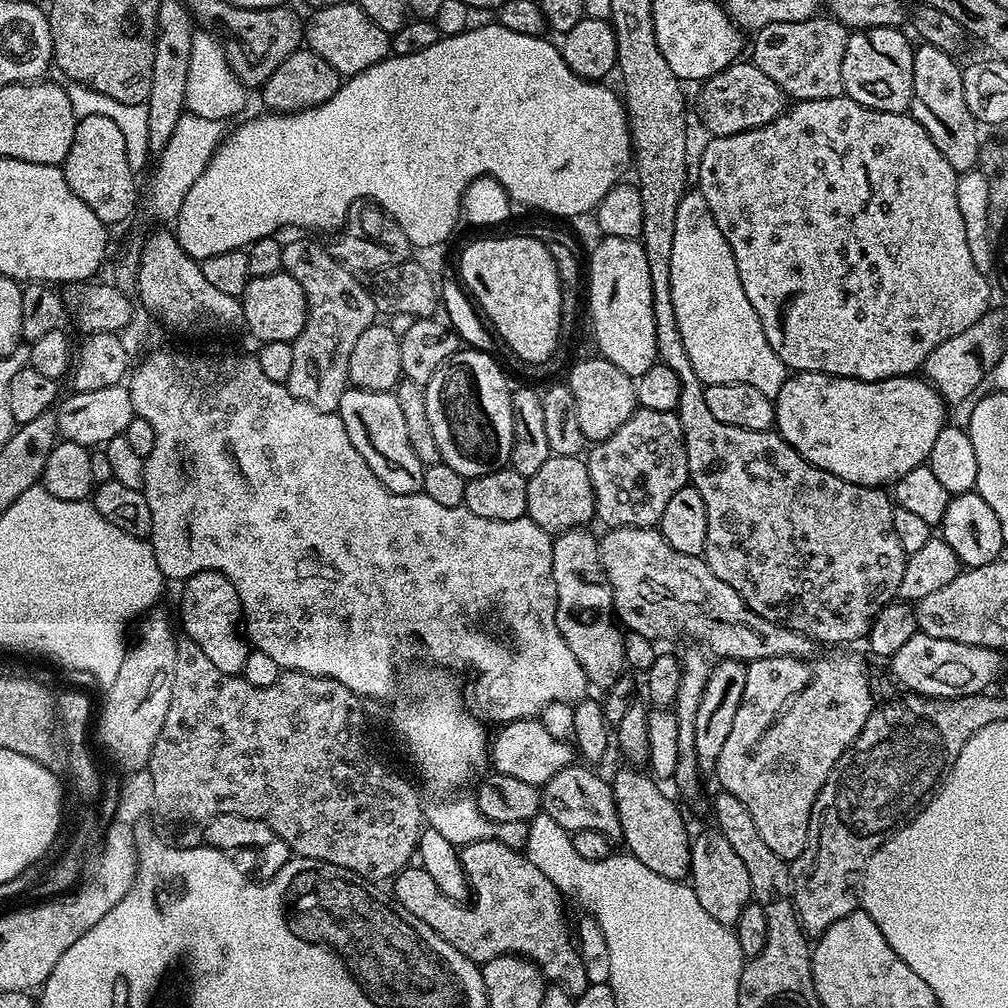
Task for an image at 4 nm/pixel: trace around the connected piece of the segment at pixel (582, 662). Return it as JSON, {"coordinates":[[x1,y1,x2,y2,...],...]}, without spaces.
{"coordinates":[[584,528,559,533,552,542,556,625,593,689,607,690,625,671,624,638,612,607,612,587,604,579,597,537]]}

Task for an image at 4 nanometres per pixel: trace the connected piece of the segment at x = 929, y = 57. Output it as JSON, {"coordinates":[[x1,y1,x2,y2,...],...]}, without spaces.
{"coordinates":[[921,43,913,51,914,74,912,75,911,116,930,134,930,142,938,146,942,158,950,162,957,174,970,172,977,167,980,160,980,132,970,106,962,94,962,68,950,55,938,46]]}

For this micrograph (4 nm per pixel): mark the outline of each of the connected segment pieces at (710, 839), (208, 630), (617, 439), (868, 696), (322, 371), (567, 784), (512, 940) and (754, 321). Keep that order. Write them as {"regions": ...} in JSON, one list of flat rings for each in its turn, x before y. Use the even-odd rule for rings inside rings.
{"regions":[[[715,830,704,832,692,840,690,883,698,902,702,902,702,910,719,924,735,925,742,910,752,900,750,877,746,874,742,858,738,858,730,842,726,842,726,838,722,838,722,834]],[[214,570,194,574,189,580,183,581,181,588,184,588,180,592,180,620,184,623,183,635,193,640,198,650,202,650,202,654,206,654,206,658,210,658,210,662,214,662,214,666,222,670,222,674,241,675,246,666,250,644,242,635,238,590,234,590,232,583,221,572]],[[637,407,631,418,618,426,618,430,614,430,605,440,595,441,587,449,586,463,594,494,595,519,601,520,605,529,656,528,670,498,674,498,674,494,678,494,678,490,689,483,682,422,676,417,675,411]],[[848,650,841,652,844,652,841,656,821,655,809,660,783,656,751,661,747,665,746,693,773,696,780,712,773,716,768,712,756,712,760,708,759,702,745,698,738,714,734,714,734,726,730,726,730,734,722,745,722,754,718,754,714,776,720,779,719,787,734,794,734,798,738,798,738,802,750,810,750,818,754,818,754,826,758,826,758,834,762,834,766,846,789,862,796,860,798,854,806,850,814,802,830,770,834,770,840,755,854,742,854,738,858,738,874,707,872,684,868,681,868,668,863,658,851,656]],[[308,239,312,240,287,241,282,250,282,269,290,274,290,278,294,278,294,282,298,282,298,286,302,286,302,294,306,296,308,303,308,313,302,330,296,335,295,340,291,341,294,362,286,387,291,396,314,406,314,410,336,412,342,402,342,394,350,387,348,382,350,350,354,350,354,342,358,342,362,330,377,323,378,313,372,301,371,291,365,285,363,288,356,281,359,279,339,260,335,260,323,243,320,245,316,241,319,239]],[[569,766,558,770,554,778,542,785,542,812,561,821,570,833,576,832,579,828,589,828,598,830,613,842,619,841,620,823,611,783,605,777,603,780,602,777,595,776,591,767,576,767]],[[472,840,465,844,468,845,459,849,459,857,468,879,470,902,456,903,444,897,424,868,409,866,403,868,390,884,397,902,401,904,399,907,408,916,426,922,426,926,430,926,439,936,446,938,446,942,450,942,454,950,458,950,466,958,476,961,481,966,490,958,523,956,540,969,545,981,562,986,571,996,582,995,589,985,586,966,583,965,580,953,577,952,570,922,568,926,568,920,564,917,566,900,559,889,538,870,537,866,534,866,533,862,527,859,523,851,504,845,498,840]],[[699,190,685,191,682,202,678,202,678,214,674,218,674,246,670,253,670,298,674,302,674,314,678,318,678,330,682,342,686,346,686,354,690,354,690,366,694,366,694,374,698,374,700,383,729,384,730,382,746,382,746,386,755,386,762,394,775,398,788,380,790,369,774,354,770,342,766,342,766,334,762,330,762,322,758,322,758,314,754,314,754,306,750,306,750,298,746,298,746,290,742,290,742,278,738,278,738,266,734,266,734,254,730,250,730,242,718,230,718,222,714,222,714,214,710,214,710,206,706,206,706,198,702,198]]]}

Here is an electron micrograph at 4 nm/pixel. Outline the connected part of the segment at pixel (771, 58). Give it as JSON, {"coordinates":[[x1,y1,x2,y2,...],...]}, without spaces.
{"coordinates":[[817,14,802,22,774,22,755,33,756,41,750,44,750,60,793,101,842,96,845,95,842,58,849,35,849,28,828,14]]}

